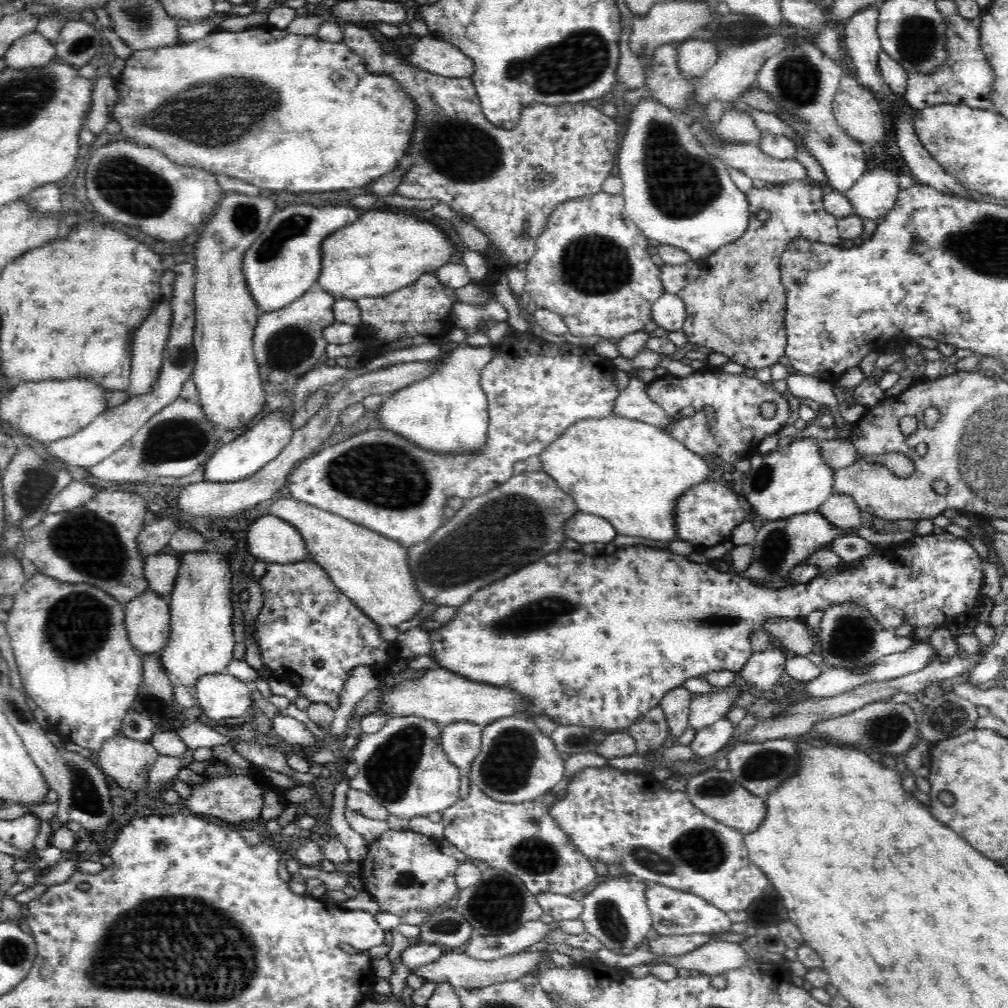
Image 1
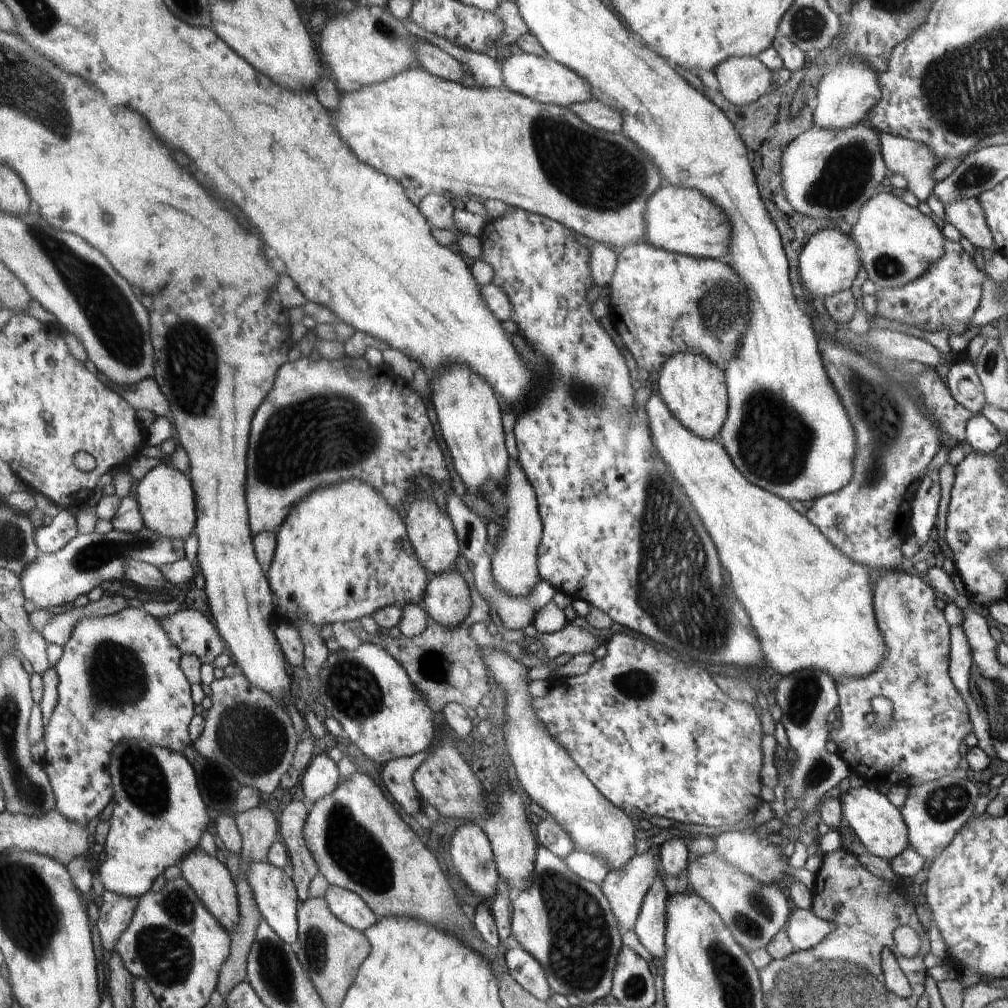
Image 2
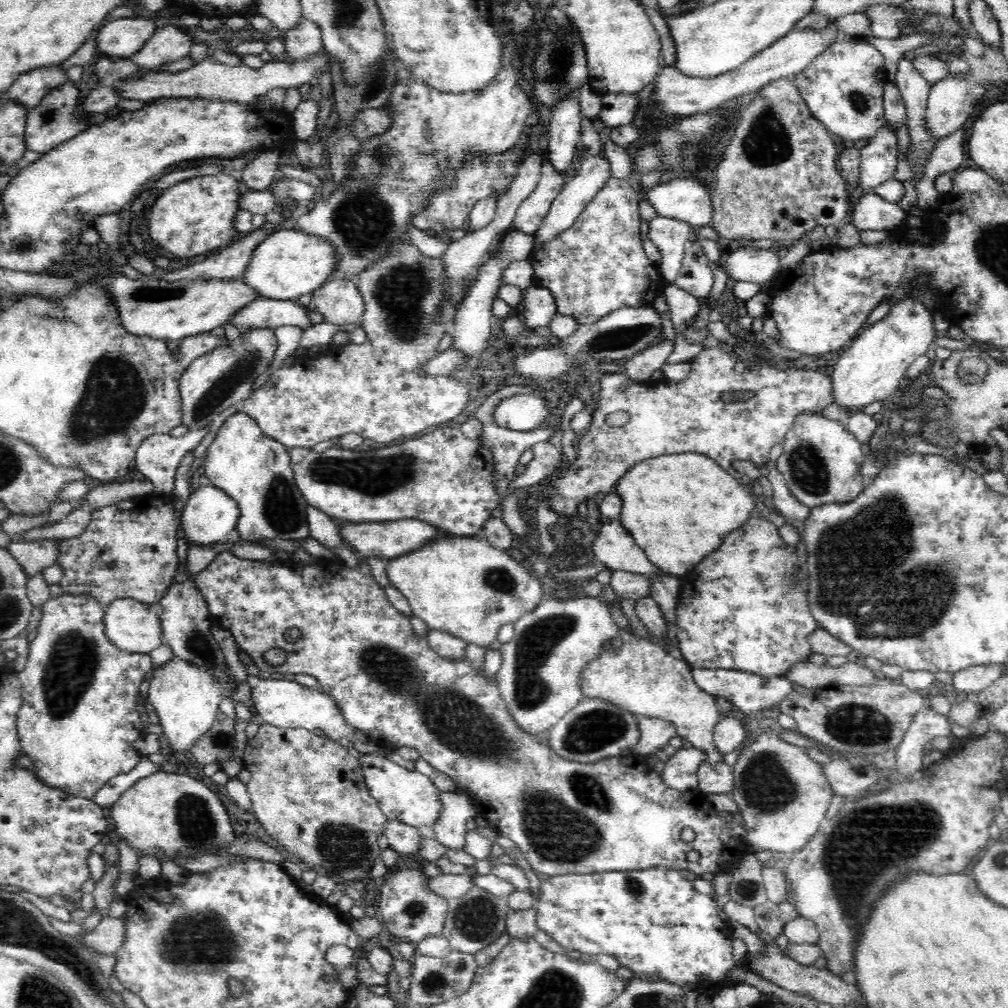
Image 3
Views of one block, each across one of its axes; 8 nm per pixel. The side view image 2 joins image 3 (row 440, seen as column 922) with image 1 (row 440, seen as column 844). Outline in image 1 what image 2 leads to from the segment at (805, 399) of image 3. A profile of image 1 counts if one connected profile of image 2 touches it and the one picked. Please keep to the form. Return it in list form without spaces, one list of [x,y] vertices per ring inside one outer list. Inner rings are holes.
[[[704,368],[693,371],[685,378],[667,373],[652,379],[645,389],[650,400],[659,404],[671,418],[668,428],[662,430],[706,461],[720,460],[732,465],[738,458],[746,459],[759,454],[757,449],[767,434],[778,433],[795,415],[790,411],[790,399],[780,395],[772,381],[764,383],[755,376],[748,376],[746,373],[730,374],[722,368]],[[766,402],[776,404],[776,412],[772,418],[764,416],[762,408],[766,408]],[[686,406],[695,408],[693,417],[680,416],[680,410]],[[704,406],[714,408],[714,424],[708,422]]]

